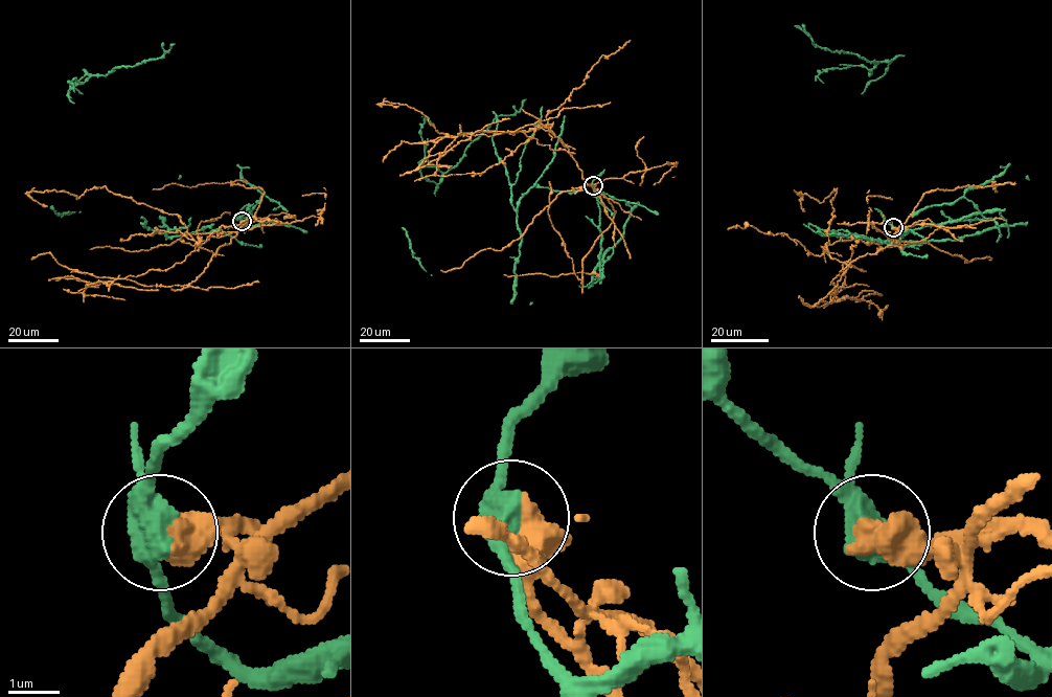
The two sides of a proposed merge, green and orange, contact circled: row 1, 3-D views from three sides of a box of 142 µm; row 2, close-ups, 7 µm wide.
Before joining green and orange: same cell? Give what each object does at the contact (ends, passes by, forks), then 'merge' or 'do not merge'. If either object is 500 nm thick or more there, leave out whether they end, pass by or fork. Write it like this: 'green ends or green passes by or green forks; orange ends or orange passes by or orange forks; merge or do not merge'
do not merge

